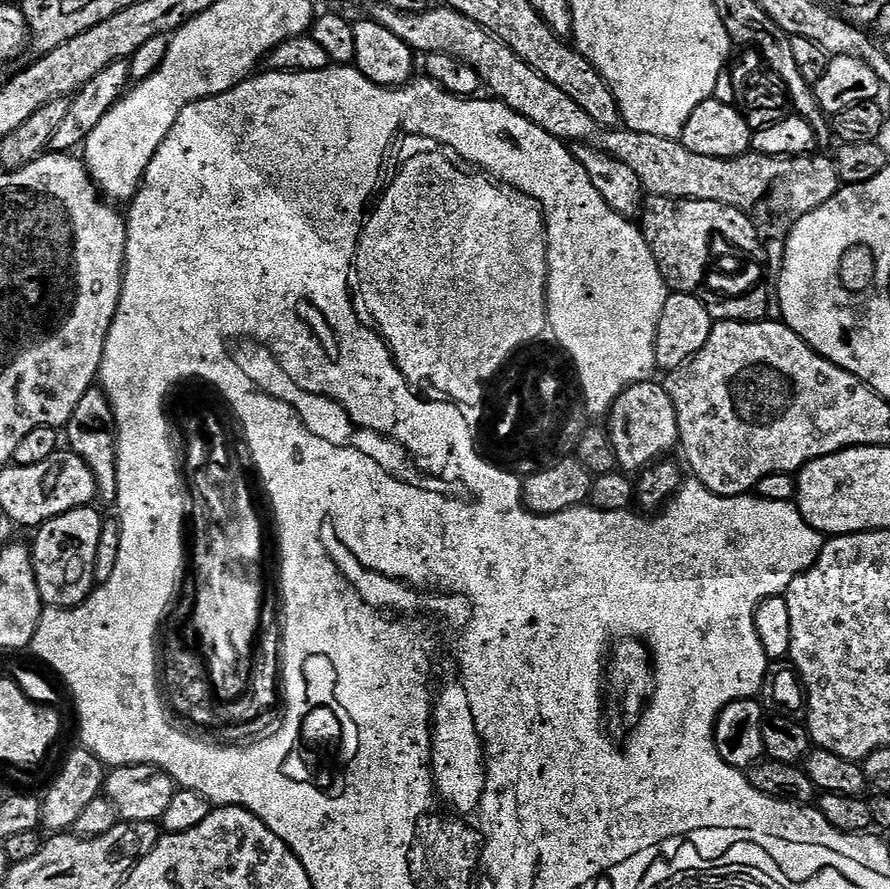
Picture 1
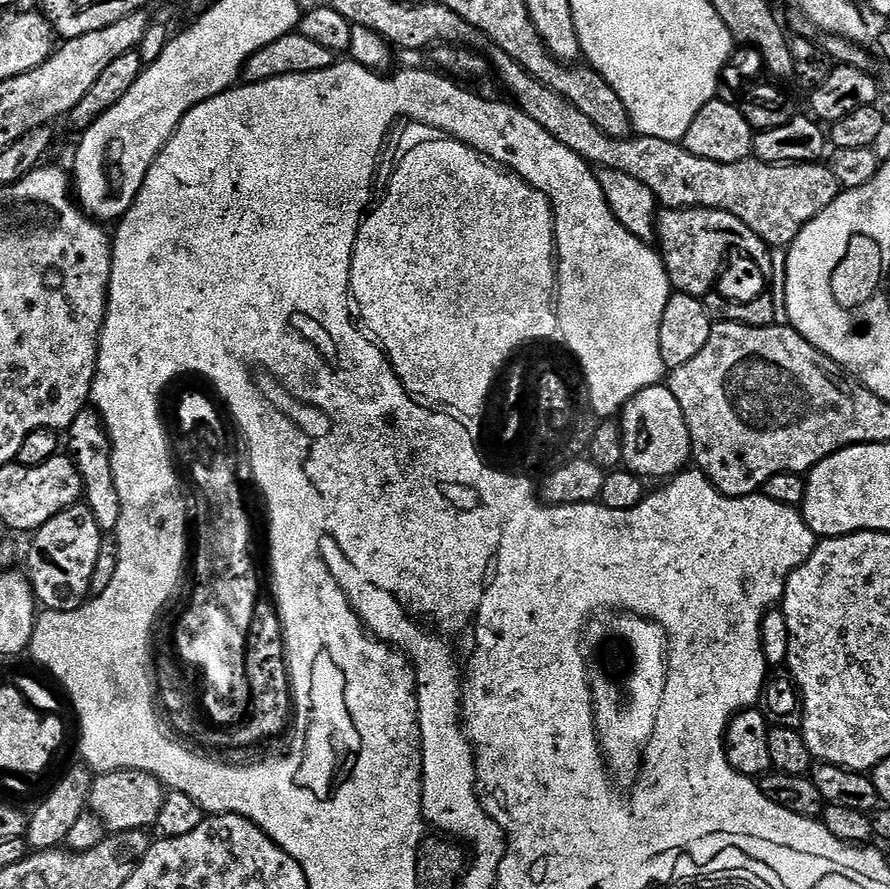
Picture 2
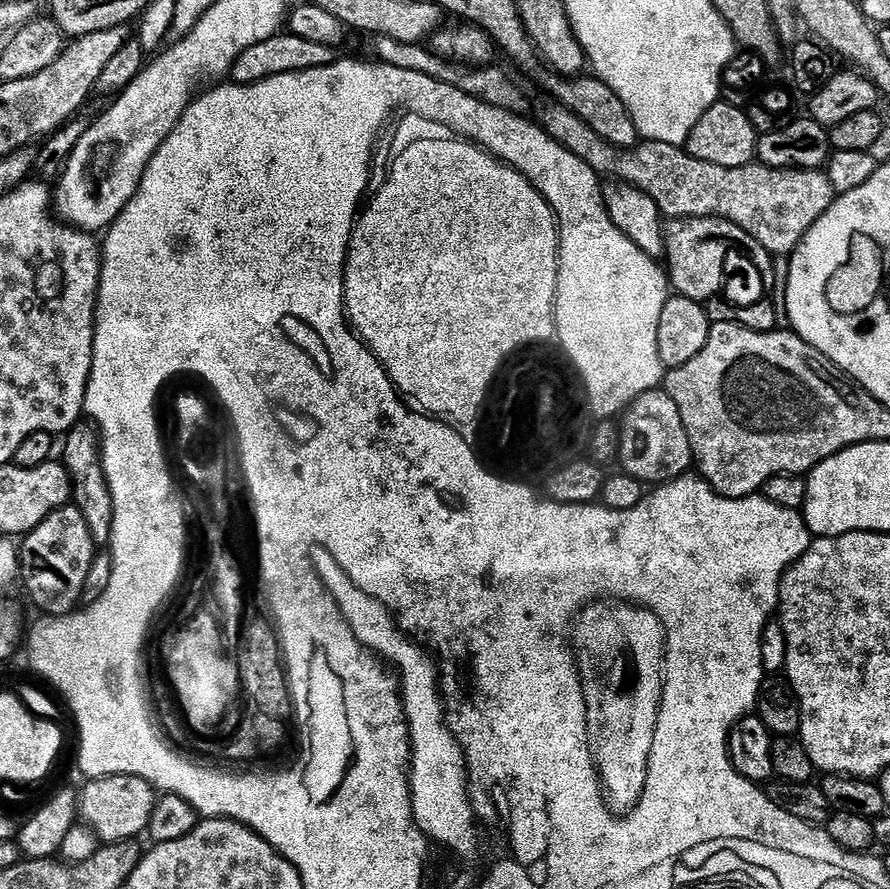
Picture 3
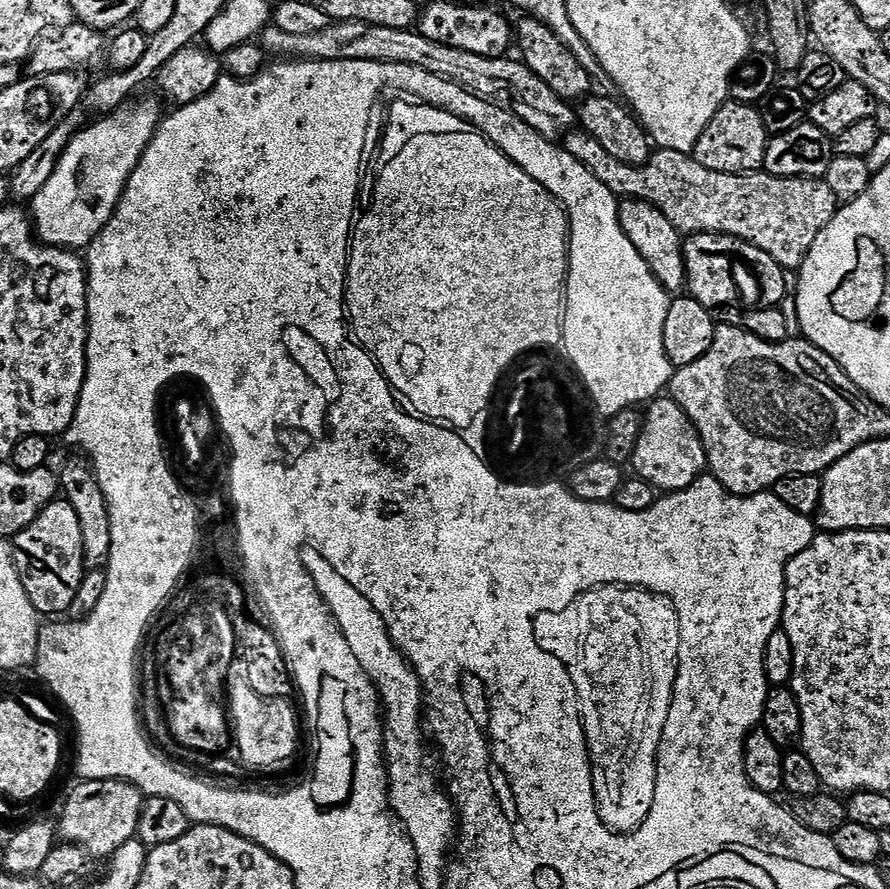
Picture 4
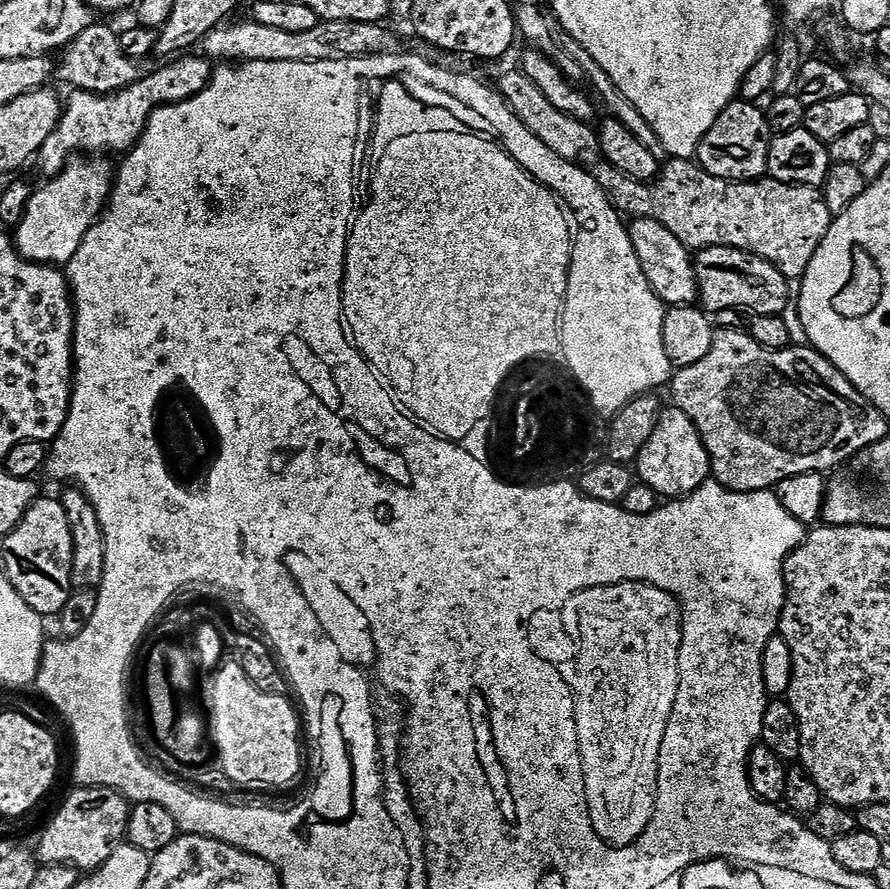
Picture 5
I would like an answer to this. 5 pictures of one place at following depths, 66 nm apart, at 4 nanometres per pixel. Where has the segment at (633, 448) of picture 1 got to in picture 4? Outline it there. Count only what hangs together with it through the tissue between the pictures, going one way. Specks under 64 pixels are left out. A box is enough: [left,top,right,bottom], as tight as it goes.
[630,398,706,493]

